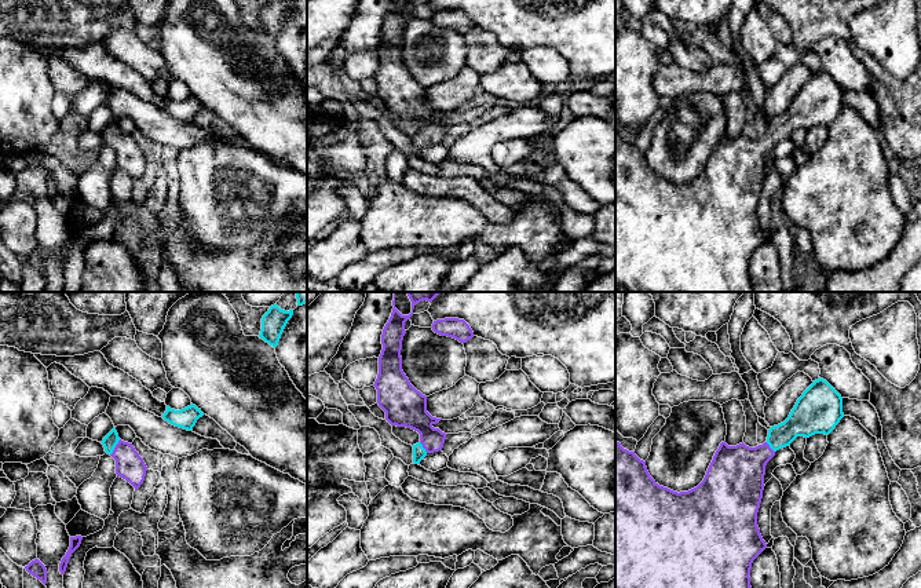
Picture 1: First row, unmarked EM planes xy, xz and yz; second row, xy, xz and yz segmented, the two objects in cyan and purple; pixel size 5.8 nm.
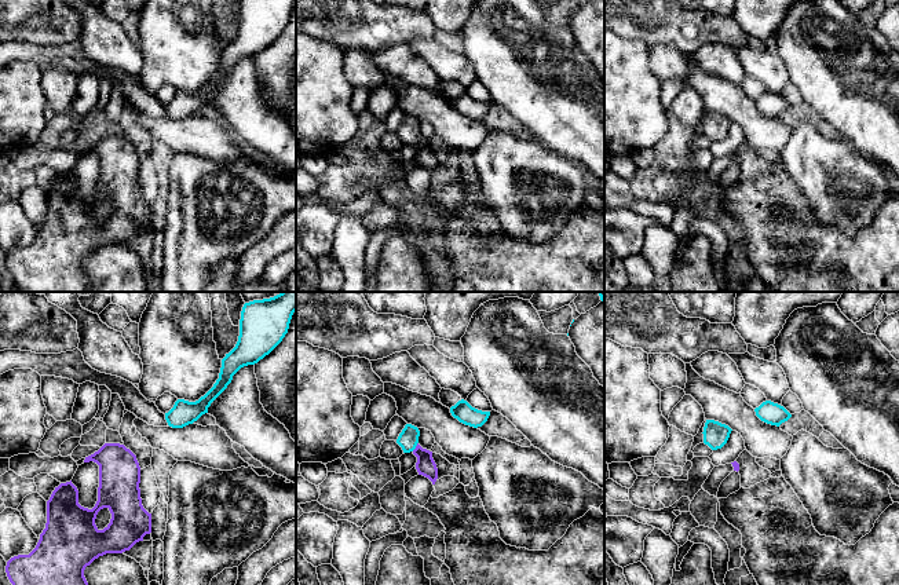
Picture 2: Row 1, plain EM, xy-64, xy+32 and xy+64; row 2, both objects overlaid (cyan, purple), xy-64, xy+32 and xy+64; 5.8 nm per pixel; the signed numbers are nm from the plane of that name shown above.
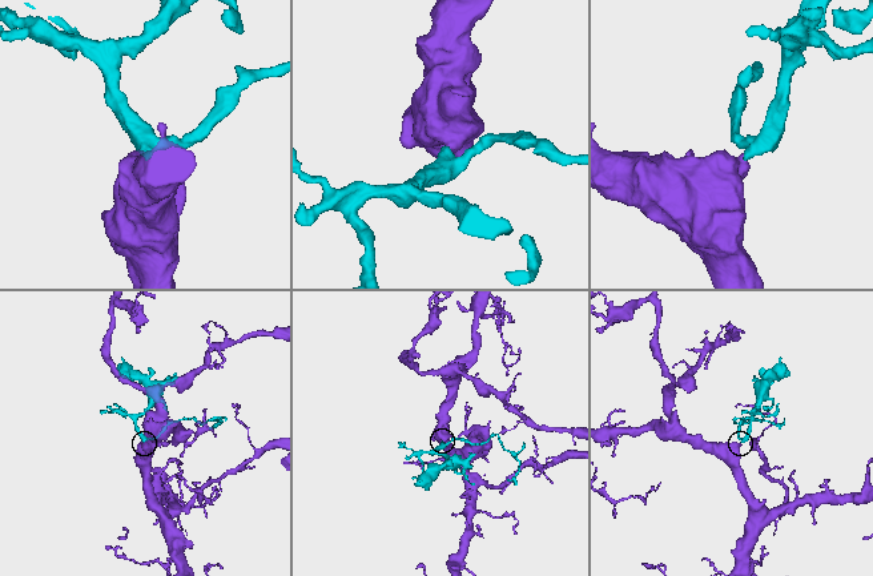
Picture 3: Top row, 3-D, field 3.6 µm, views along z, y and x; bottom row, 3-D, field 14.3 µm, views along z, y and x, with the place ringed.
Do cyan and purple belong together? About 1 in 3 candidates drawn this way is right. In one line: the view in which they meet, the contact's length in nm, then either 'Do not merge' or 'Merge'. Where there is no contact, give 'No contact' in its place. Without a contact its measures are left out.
Touches cyan in xy. Shared border 110 nm. Merge

